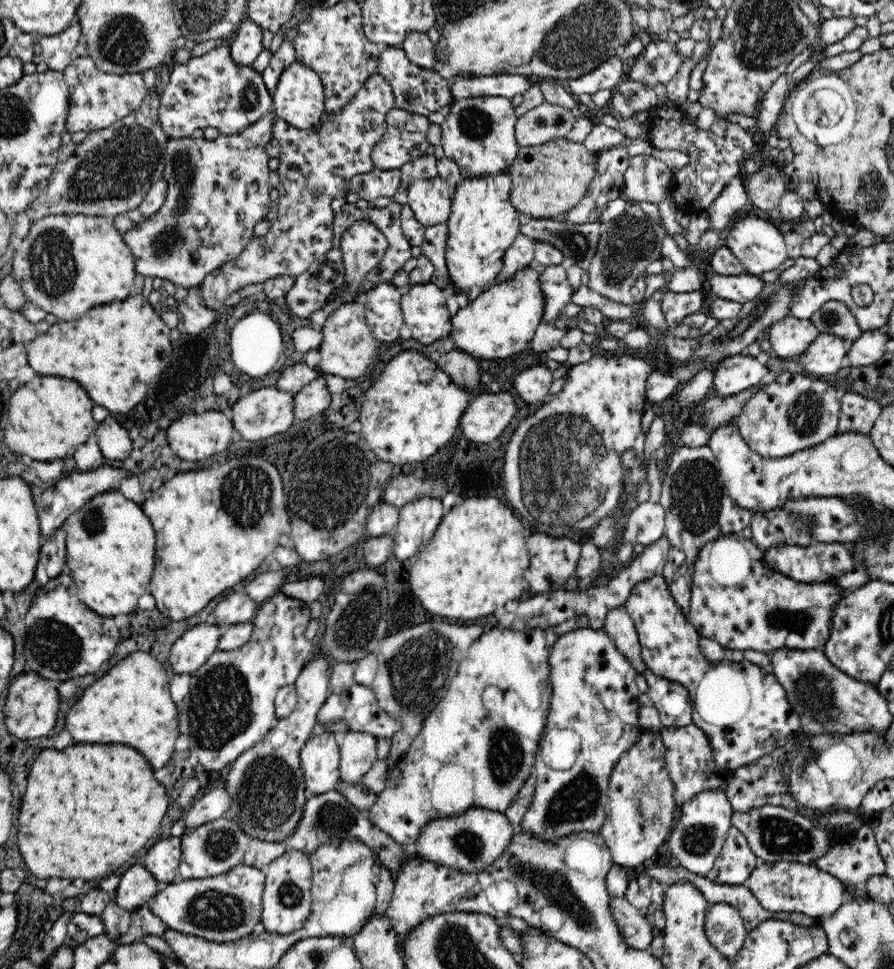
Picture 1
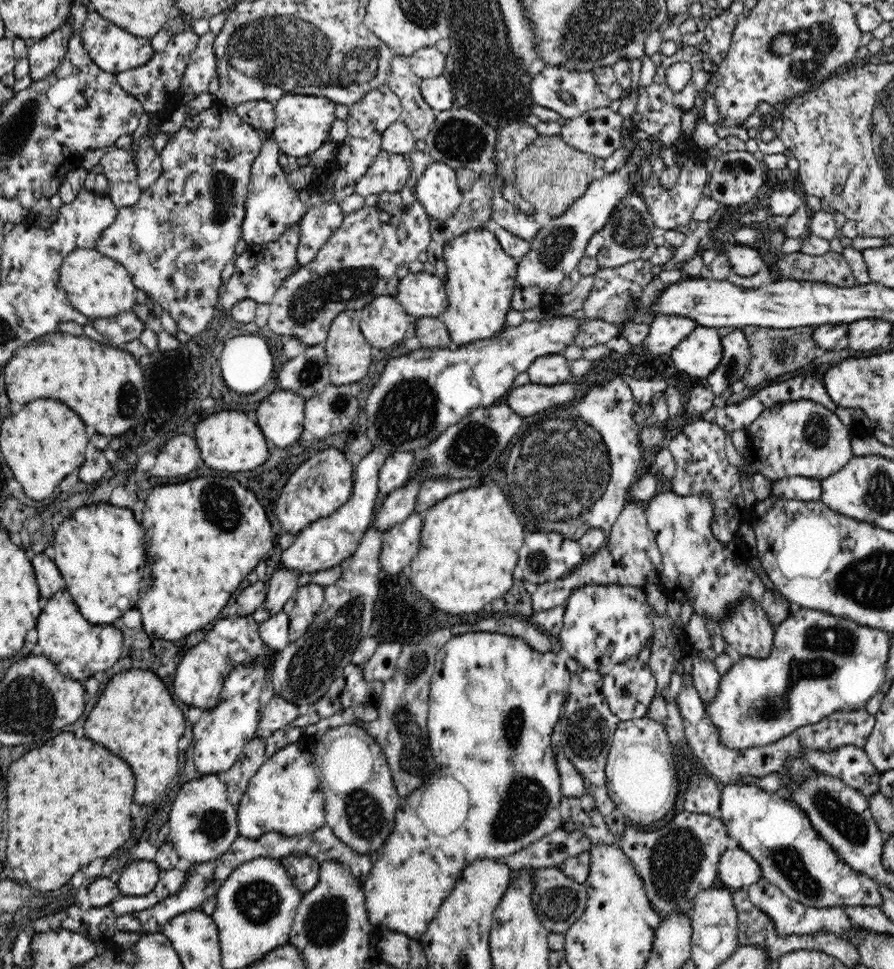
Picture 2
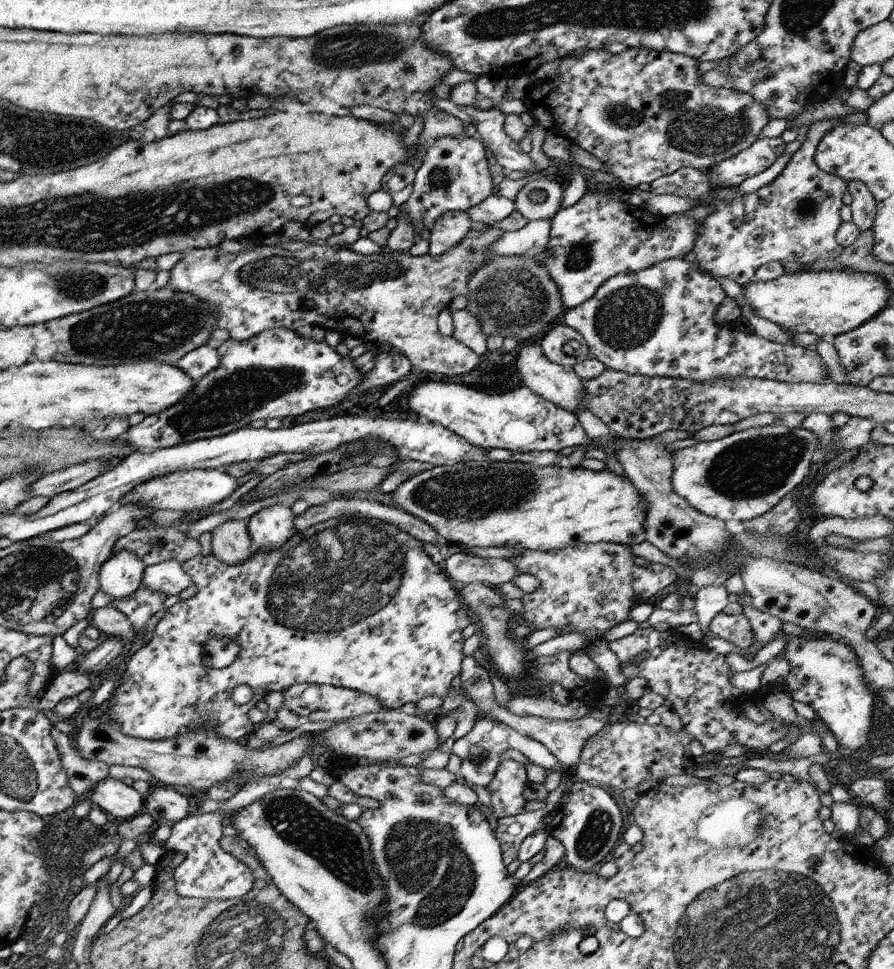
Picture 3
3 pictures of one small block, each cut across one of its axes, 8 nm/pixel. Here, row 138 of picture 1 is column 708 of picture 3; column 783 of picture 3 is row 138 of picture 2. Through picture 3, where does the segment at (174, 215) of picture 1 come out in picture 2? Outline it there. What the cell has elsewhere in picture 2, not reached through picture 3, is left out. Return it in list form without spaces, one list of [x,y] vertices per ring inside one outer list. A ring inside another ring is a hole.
[[[216,100],[200,114],[187,116],[179,130],[169,134],[168,140],[159,154],[162,170],[158,180],[142,192],[136,204],[119,209],[118,216],[113,220],[113,224],[110,224],[110,227],[102,232],[100,240],[96,244],[98,252],[120,263],[133,277],[133,283],[137,290],[145,292],[147,298],[152,300],[154,304],[158,304],[164,312],[168,312],[175,320],[179,330],[191,337],[202,332],[202,330],[206,330],[208,324],[214,318],[214,314],[216,314],[216,301],[219,298],[220,284],[222,284],[222,270],[224,270],[224,264],[232,258],[232,255],[234,256],[234,246],[238,244],[238,240],[241,238],[241,228],[245,213],[244,199],[247,195],[251,166],[255,158],[260,154],[263,144],[264,141],[258,135],[257,130],[246,124],[238,116],[234,106],[228,106],[224,102]]]

